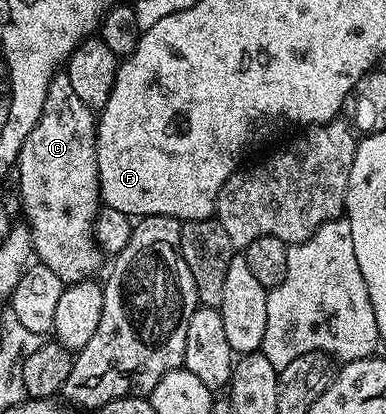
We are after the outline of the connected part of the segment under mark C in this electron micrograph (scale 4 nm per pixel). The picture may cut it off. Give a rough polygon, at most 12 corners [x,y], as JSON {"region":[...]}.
{"region":[[57,72],[19,153],[38,261],[96,277],[96,111]]}

